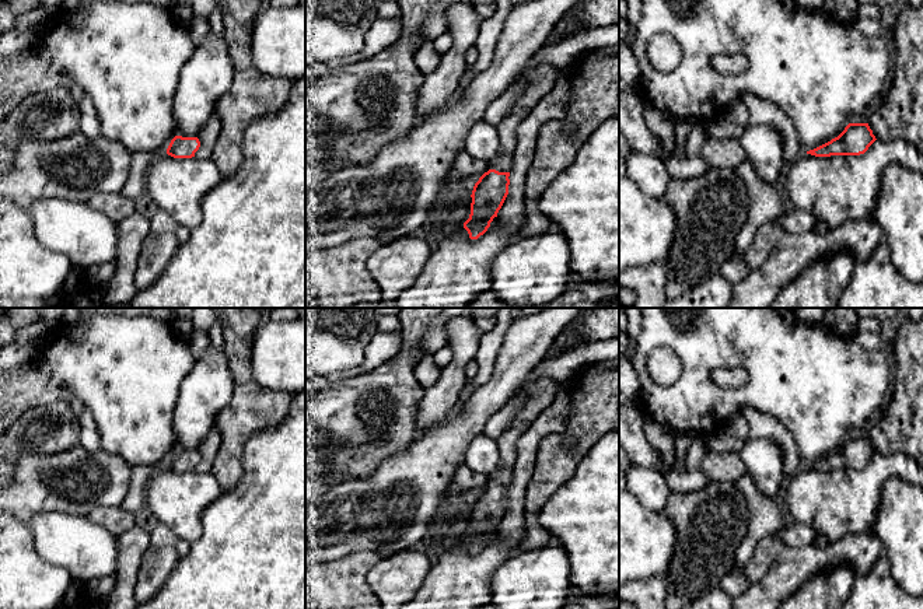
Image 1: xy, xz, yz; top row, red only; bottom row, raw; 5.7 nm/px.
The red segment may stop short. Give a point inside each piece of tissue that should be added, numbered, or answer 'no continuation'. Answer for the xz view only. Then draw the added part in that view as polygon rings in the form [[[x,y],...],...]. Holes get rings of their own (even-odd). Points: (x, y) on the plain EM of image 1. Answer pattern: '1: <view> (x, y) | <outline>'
1: xz (541, 391) | [[[529,374],[524,385],[515,392],[525,393],[527,398],[522,407],[497,440],[500,461],[496,470],[487,476],[489,483],[499,486],[511,484],[517,459],[517,441],[528,430],[529,424],[552,403],[556,398],[556,391],[557,385],[550,378]]]

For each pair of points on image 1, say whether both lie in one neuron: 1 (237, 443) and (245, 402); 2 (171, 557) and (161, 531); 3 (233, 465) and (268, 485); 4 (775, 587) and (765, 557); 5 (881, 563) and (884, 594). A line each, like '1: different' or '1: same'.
1: same
2: different
3: different
4: different
5: same

